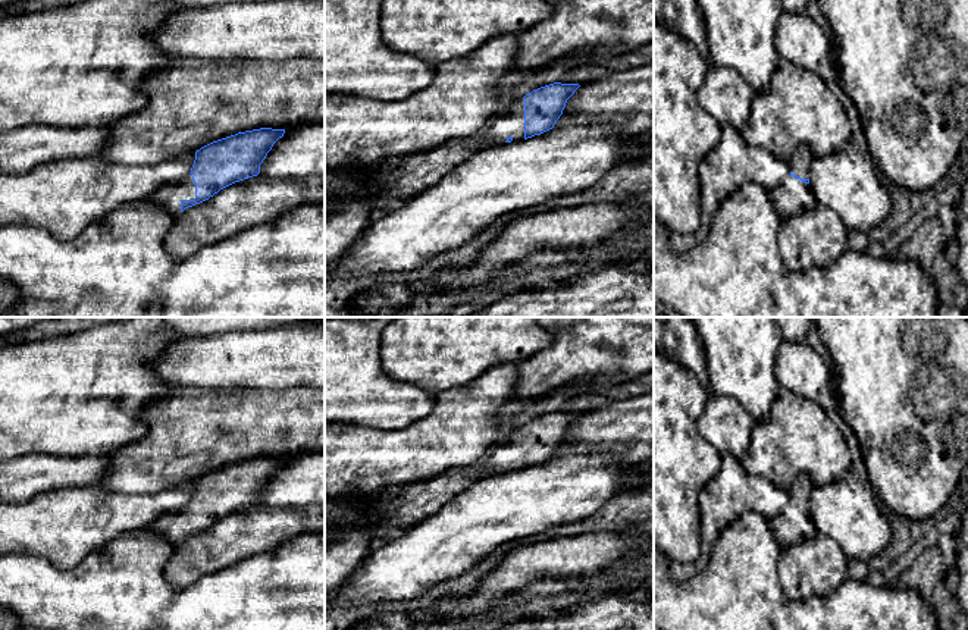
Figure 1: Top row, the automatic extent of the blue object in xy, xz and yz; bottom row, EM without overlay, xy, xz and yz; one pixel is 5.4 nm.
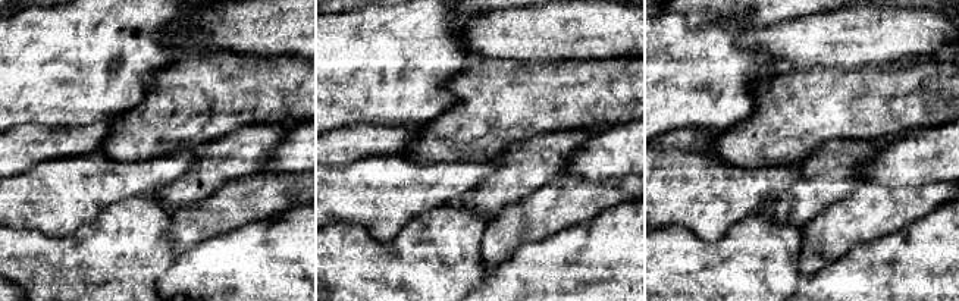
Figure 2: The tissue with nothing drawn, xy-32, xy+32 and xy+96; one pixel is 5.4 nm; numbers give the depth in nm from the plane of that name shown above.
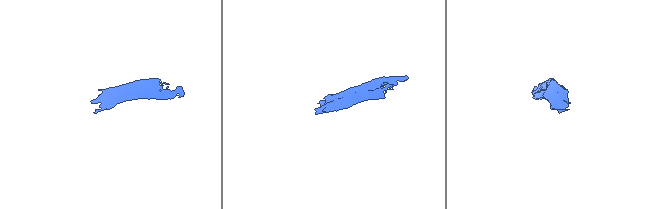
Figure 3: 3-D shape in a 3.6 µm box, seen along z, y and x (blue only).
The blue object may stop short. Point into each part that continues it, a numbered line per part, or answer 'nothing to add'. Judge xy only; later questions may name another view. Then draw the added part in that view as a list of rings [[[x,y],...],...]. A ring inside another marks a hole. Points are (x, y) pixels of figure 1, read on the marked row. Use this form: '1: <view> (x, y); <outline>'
1: xy (171, 196); [[[191,173],[185,175],[179,182],[160,188],[148,197],[150,201],[162,204],[172,216],[181,214],[181,201],[195,198],[195,184]]]

